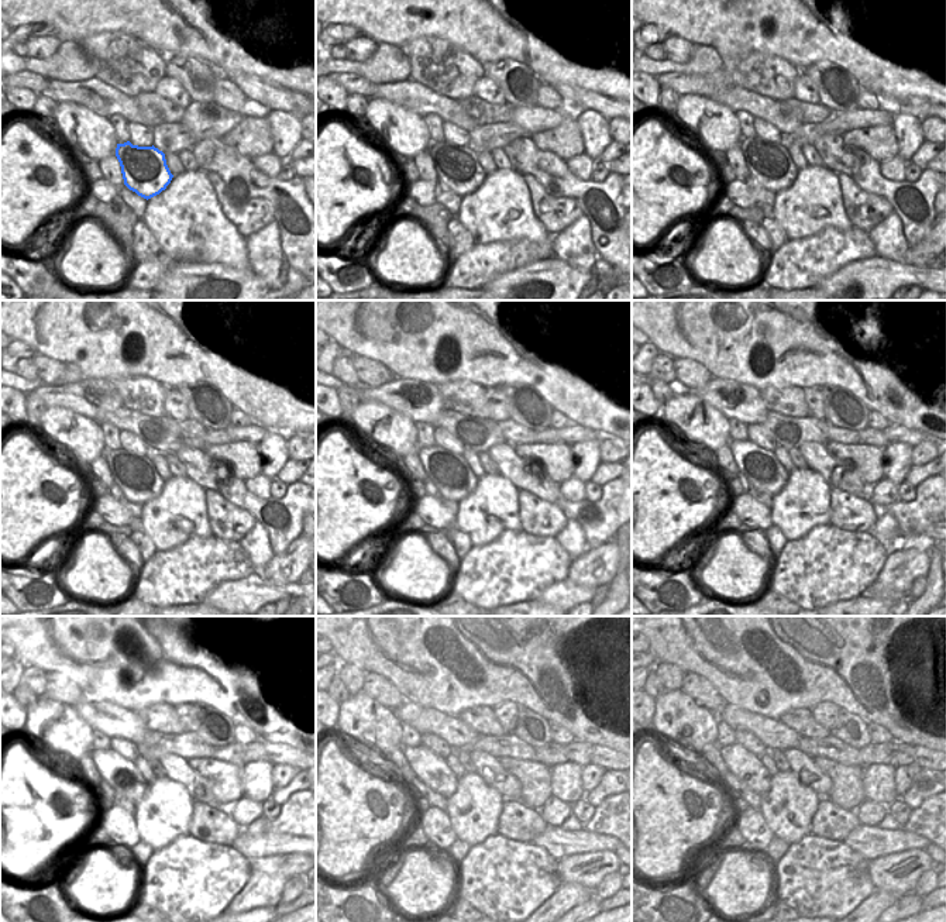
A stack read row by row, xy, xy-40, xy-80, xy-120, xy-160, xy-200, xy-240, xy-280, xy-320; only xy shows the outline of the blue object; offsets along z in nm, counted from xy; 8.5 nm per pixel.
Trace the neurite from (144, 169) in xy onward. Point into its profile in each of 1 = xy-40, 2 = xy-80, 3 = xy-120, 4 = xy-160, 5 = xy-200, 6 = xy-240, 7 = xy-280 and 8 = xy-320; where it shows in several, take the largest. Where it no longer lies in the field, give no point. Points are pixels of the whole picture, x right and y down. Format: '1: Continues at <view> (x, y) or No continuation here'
1: Continues at xy-40 (457, 167)
2: Continues at xy-80 (770, 165)
3: Continues at xy-120 (136, 475)
4: Continues at xy-160 (449, 472)
5: Continues at xy-200 (763, 471)
6: Continues at xy-240 (121, 774)
7: Continues at xy-280 (430, 769)
8: Continues at xy-320 (745, 766).

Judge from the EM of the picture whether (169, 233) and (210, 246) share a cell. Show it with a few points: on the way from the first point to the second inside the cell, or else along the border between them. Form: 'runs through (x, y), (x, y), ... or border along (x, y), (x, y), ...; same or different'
runs through (179, 233), (189, 240), (200, 240); same

